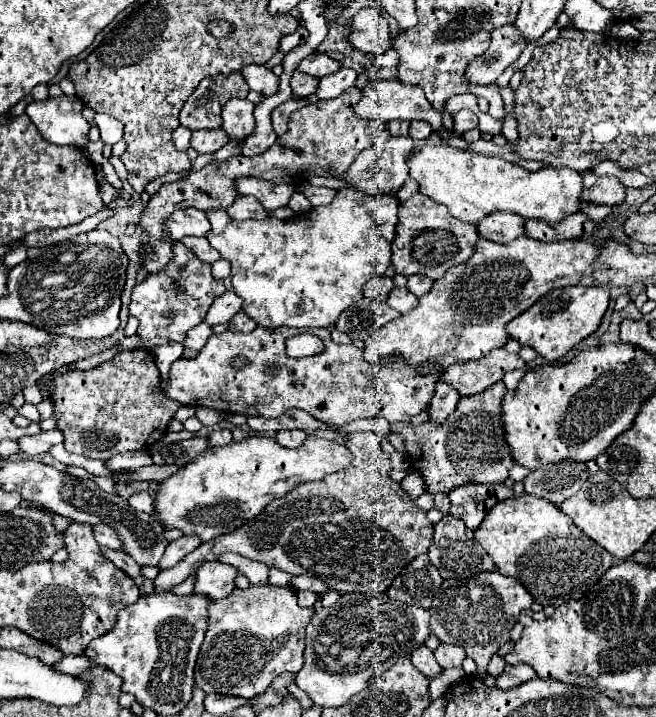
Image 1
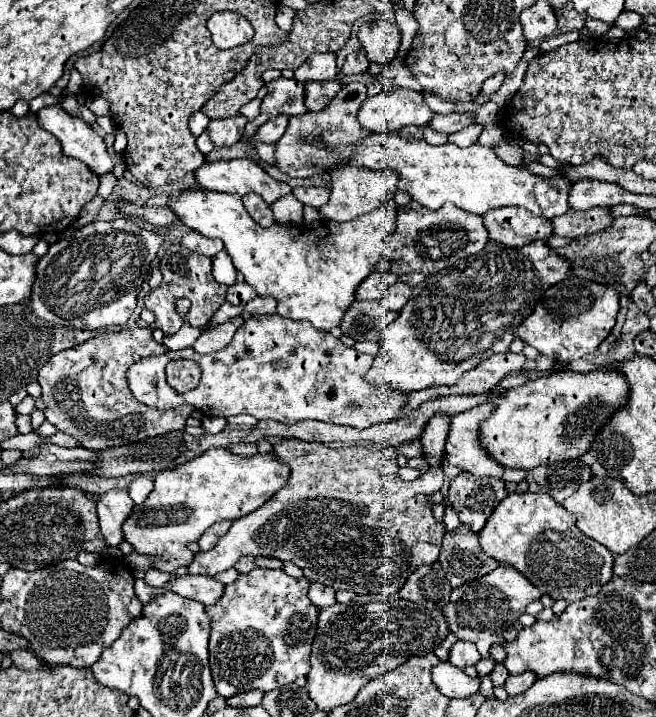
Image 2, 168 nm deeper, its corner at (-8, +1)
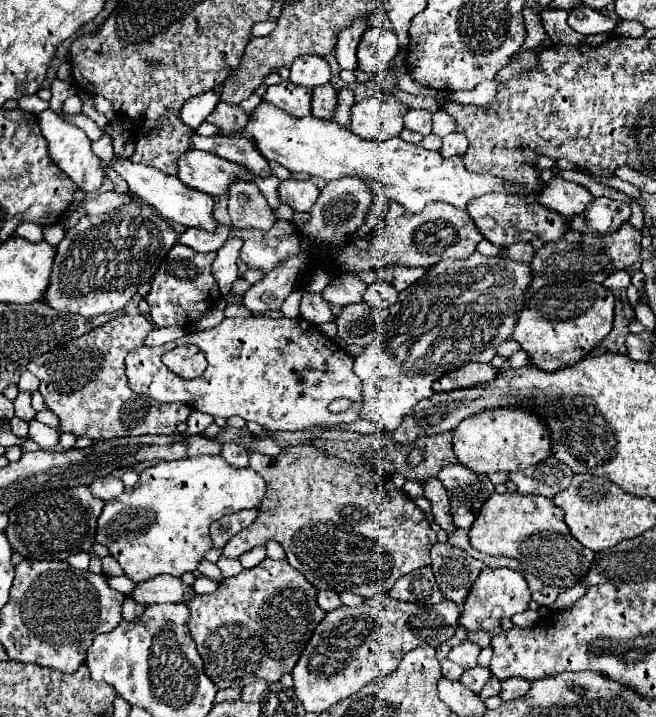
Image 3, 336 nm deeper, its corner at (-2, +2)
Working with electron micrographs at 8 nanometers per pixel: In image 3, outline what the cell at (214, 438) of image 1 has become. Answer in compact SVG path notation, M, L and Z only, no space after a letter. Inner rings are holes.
M225 444L221 450L221 456L235 468L249 464L249 452L245 450L243 444Z

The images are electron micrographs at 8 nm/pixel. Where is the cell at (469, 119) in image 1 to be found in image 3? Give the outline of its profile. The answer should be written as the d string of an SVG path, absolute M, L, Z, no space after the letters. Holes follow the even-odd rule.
M409 110L405 116L405 128L429 136L433 128L433 114L429 110Z

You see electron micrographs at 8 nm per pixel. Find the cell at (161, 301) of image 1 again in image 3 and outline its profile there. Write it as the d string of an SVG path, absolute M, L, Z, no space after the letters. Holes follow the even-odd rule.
M175 244L167 252L167 256L161 260L159 270L151 280L151 290L145 296L145 302L151 308L151 320L157 328L187 326L197 318L201 318L213 306L213 302L217 300L217 284L211 276L213 258L215 258L215 252L201 254L183 244Z

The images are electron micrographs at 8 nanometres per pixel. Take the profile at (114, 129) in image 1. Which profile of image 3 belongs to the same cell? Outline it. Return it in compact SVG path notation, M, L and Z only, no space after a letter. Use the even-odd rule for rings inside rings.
M77 94L69 96L65 100L65 104L63 104L63 112L65 114L79 114L79 112L83 112L83 100Z

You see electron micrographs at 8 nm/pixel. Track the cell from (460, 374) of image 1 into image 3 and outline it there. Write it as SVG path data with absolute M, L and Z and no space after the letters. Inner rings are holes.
M467 364L465 368L459 368L455 372L449 372L447 376L439 378L433 384L435 392L451 392L457 388L469 388L475 384L491 382L497 376L497 368L493 364Z

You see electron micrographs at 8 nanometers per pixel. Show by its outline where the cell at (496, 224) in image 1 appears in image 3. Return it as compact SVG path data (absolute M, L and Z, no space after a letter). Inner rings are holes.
M489 194L481 196L481 200L473 200L467 208L469 216L477 224L479 232L495 246L507 248L518 242L530 242L534 239L543 242L559 240L565 234L565 216L541 206L541 204L525 204L525 200L517 200L515 196L505 194Z

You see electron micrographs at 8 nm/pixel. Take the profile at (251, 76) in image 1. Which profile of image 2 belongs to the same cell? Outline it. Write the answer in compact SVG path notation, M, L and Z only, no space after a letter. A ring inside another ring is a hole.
M279 77L271 83L267 83L267 89L269 89L269 93L265 95L265 99L261 103L261 113L259 113L259 117L255 117L247 123L243 139L251 137L271 117L277 117L277 115L295 117L295 115L307 113L305 85L301 81Z

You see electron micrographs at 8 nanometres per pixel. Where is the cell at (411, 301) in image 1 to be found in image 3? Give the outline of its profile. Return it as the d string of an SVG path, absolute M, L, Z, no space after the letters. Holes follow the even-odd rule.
M379 280L367 288L365 302L373 308L389 308L391 304L397 302L397 296L399 296L399 292L393 288L393 284Z

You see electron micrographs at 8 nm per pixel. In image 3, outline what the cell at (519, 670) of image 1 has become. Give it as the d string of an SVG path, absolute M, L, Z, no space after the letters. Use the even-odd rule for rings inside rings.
M509 678L509 680L503 680L503 682L501 682L501 692L499 692L499 696L501 696L503 700L515 700L515 698L523 696L527 690L529 690L529 682L527 682L527 680Z

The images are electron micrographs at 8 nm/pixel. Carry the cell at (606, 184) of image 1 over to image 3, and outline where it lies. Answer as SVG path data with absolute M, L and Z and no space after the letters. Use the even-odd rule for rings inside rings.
M553 178L551 182L545 184L541 204L557 214L573 216L573 214L581 214L585 210L585 206L593 202L593 198L595 196L577 182Z

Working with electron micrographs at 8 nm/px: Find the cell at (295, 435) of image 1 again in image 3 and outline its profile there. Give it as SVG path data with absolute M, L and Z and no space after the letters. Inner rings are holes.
M313 444L287 446L275 458L251 454L249 466L267 482L267 494L253 524L237 532L223 546L223 556L239 558L253 548L267 546L269 540L275 540L283 546L289 564L303 572L317 590L349 590L363 598L387 594L401 576L431 564L429 550L437 542L437 532L431 530L427 514L419 510L415 502L405 496L405 492L395 488L387 472L381 482L381 474L373 468L373 464L373 454L361 454L361 460L349 462L337 456L327 456Z

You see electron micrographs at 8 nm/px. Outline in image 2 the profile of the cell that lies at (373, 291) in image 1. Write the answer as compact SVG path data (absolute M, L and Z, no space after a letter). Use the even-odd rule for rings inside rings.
M375 271L371 273L371 277L367 277L367 281L363 281L363 285L359 285L355 299L371 301L371 299L381 299L385 293L387 293L387 283L383 281L383 273Z

